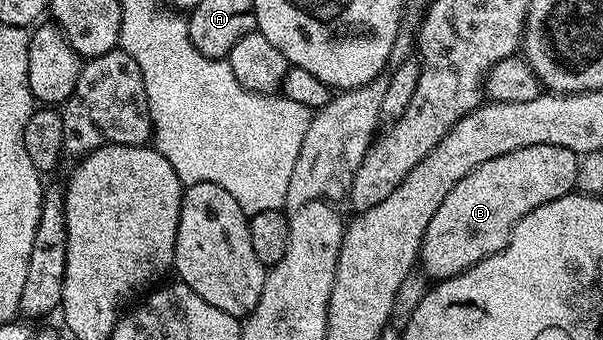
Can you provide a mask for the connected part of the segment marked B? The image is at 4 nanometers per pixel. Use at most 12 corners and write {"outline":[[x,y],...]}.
{"outline":[[559,145],[467,173],[431,217],[420,266],[450,279],[577,185]]}

